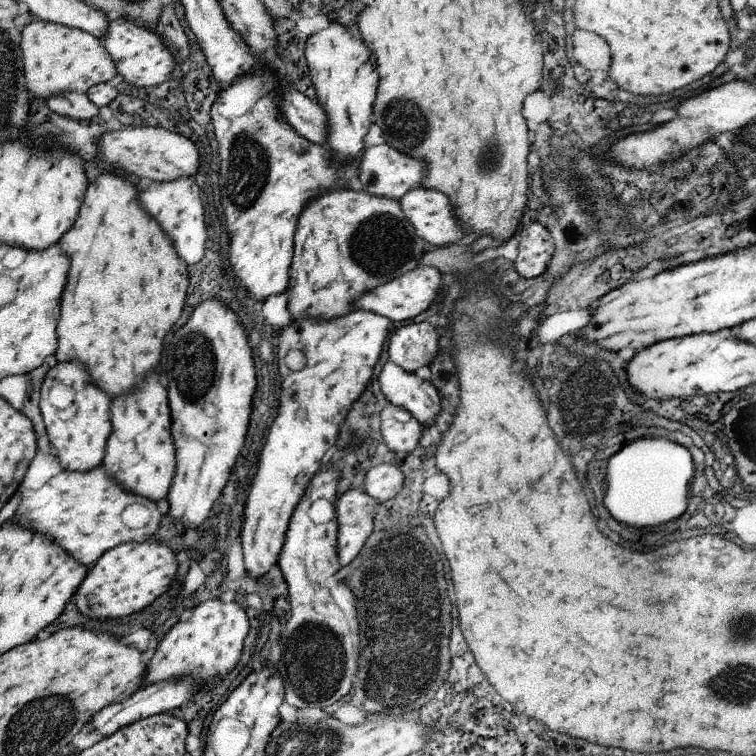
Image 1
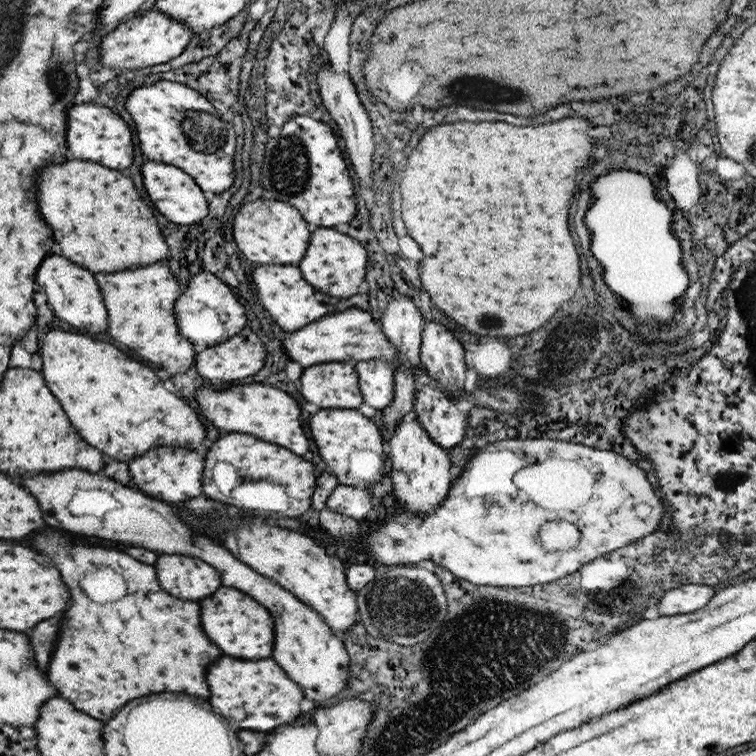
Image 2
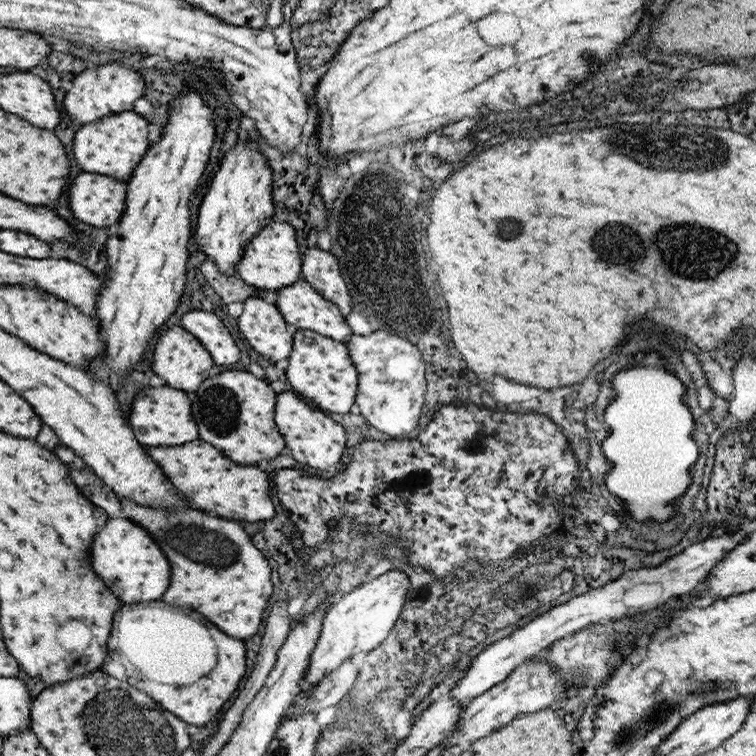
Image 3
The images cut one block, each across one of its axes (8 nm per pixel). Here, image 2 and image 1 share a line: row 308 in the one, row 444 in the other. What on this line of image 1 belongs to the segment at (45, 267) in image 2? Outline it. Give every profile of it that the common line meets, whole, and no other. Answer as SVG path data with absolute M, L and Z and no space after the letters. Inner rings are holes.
M57 362L47 370L41 382L41 400L39 410L47 428L47 436L51 442L53 456L59 458L65 472L89 472L97 468L105 458L105 440L111 434L111 418L109 418L109 396L103 390L91 386L91 378L79 362Z

